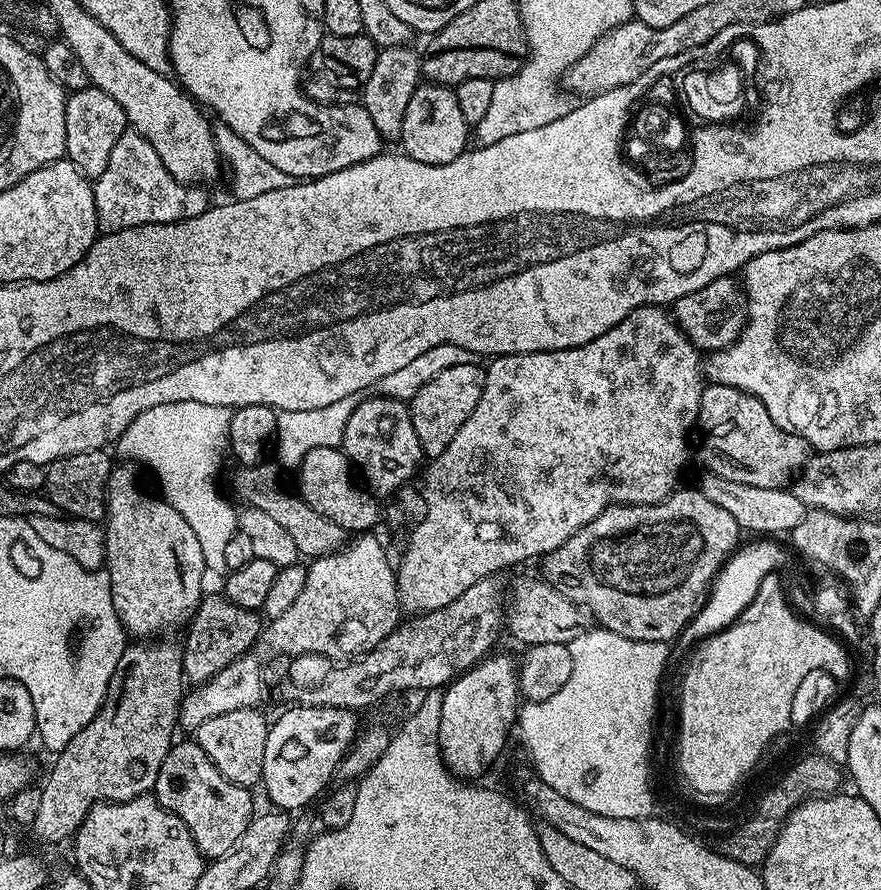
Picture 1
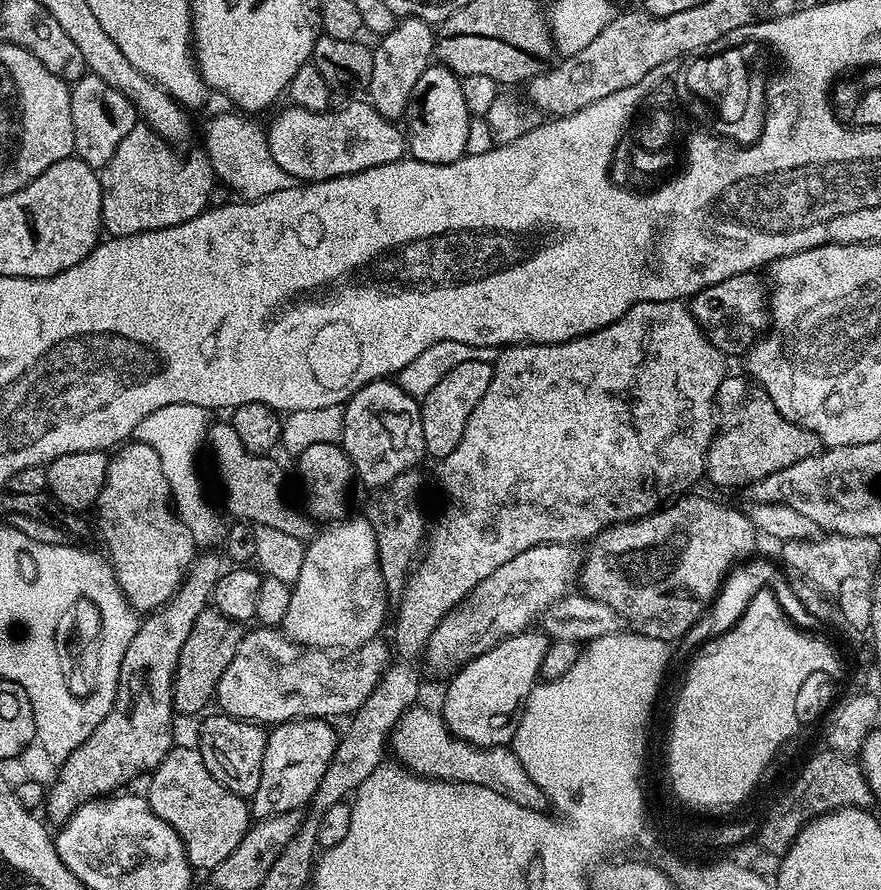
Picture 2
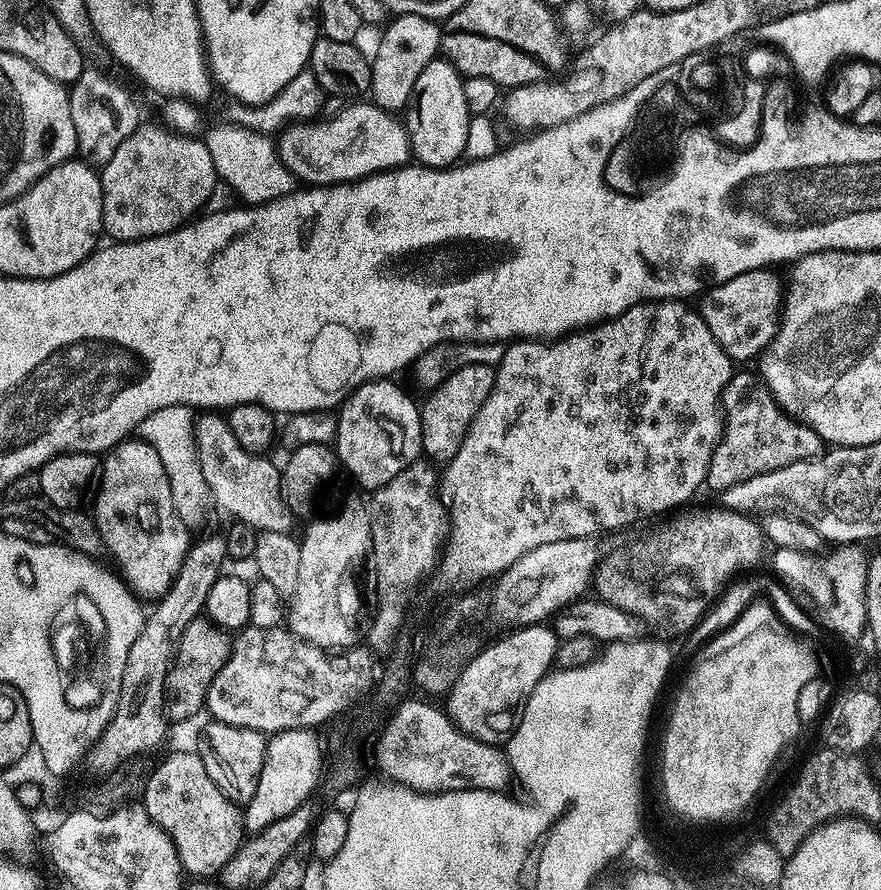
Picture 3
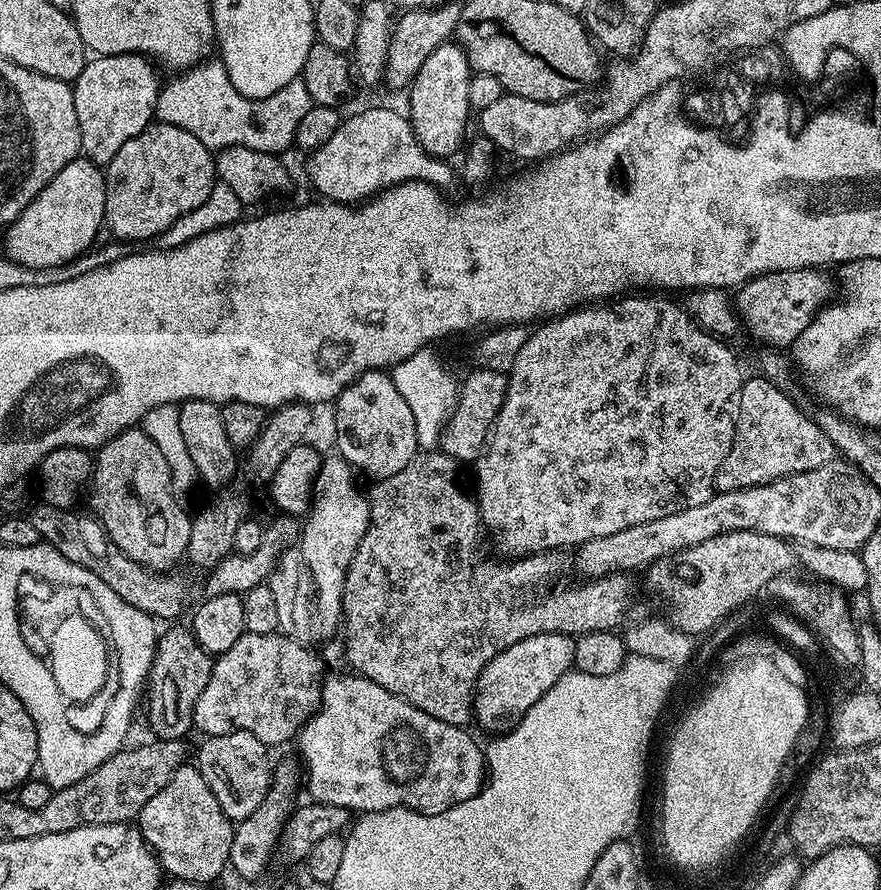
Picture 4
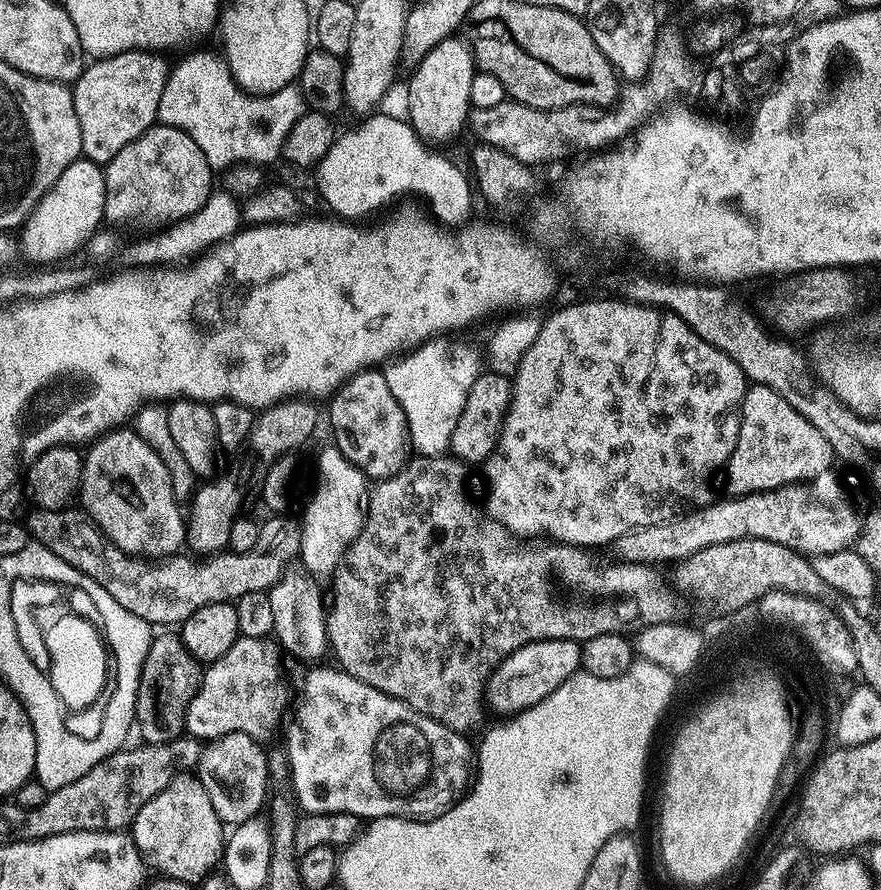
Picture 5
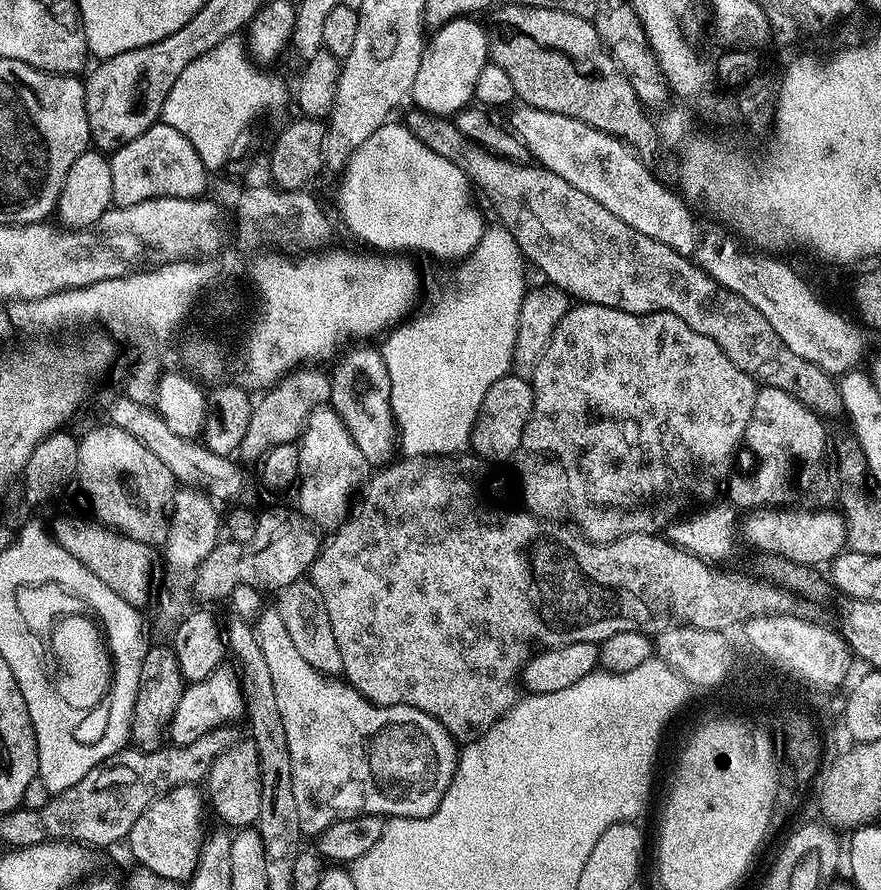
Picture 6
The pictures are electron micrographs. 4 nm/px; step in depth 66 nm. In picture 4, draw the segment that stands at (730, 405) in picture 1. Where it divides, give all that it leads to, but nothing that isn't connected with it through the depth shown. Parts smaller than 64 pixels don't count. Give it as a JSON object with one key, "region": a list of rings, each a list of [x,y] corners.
{"region":[[[756,374],[756,376],[750,377],[749,380],[747,377],[747,379],[741,383],[739,393],[734,400],[734,419],[736,425],[734,426],[734,438],[732,439],[732,445],[730,446],[730,454],[726,454],[726,458],[722,462],[722,466],[718,473],[719,479],[721,480],[718,486],[719,491],[733,492],[734,490],[742,490],[743,488],[753,488],[759,484],[769,484],[775,480],[781,480],[783,476],[793,476],[799,472],[813,472],[818,466],[827,464],[829,460],[833,459],[834,449],[832,444],[828,441],[826,434],[824,434],[823,430],[816,424],[815,419],[813,419],[811,415],[807,416],[807,414],[779,388],[778,384],[779,383],[773,382],[762,374]]]}

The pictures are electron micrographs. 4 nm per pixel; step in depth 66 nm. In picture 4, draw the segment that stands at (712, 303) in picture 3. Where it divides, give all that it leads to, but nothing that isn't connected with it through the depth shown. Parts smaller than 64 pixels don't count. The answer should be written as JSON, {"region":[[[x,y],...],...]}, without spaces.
{"region":[[[819,267],[795,268],[754,276],[734,292],[734,307],[740,323],[762,346],[790,346],[798,334],[834,296],[834,280]]]}

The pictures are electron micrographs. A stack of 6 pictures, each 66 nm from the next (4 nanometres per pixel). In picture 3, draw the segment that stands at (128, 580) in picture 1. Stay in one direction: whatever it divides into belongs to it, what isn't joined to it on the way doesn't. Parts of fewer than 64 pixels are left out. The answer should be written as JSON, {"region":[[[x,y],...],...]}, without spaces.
{"region":[[[129,438],[120,444],[115,444],[108,449],[99,465],[98,483],[95,488],[96,528],[104,540],[105,549],[109,553],[112,551],[113,556],[126,572],[125,577],[132,585],[133,591],[138,594],[168,592],[188,553],[190,529],[182,522],[175,506],[172,505],[170,478],[166,474],[166,466],[162,466],[162,458],[158,458],[158,450],[154,450],[154,446],[150,446],[142,438]]]}

